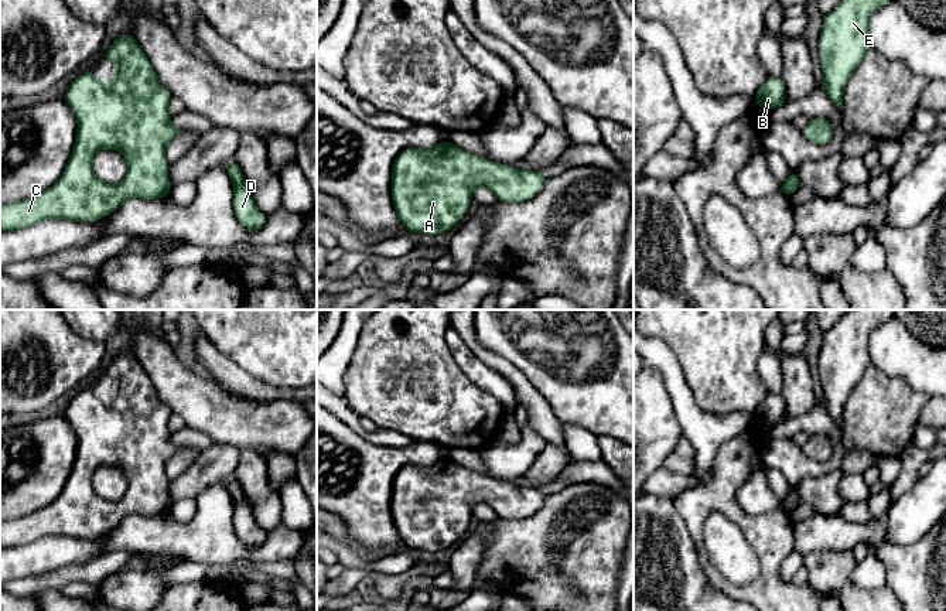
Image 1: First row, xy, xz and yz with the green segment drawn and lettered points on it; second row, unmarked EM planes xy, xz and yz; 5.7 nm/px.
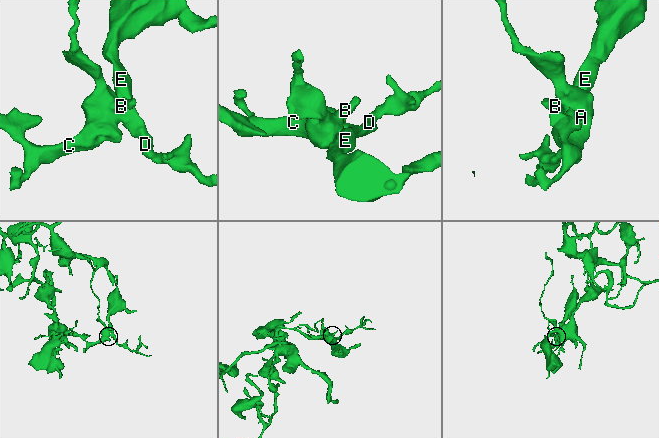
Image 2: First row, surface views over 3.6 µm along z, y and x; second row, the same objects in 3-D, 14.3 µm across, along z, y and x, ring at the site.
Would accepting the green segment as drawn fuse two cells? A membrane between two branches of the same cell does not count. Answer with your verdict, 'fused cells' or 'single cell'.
single cell

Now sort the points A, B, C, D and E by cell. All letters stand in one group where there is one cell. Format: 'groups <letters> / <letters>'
groups A B C D E

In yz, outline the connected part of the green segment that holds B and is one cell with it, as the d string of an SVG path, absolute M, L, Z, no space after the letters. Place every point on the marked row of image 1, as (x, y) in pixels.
M766 78L762 86L755 93L755 103L762 110L772 110L785 105L786 88L782 78Z

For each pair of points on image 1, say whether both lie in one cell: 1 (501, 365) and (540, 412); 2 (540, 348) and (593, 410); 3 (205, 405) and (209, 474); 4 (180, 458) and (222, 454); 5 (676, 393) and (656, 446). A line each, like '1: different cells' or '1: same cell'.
1: same cell
2: same cell
3: different cells
4: different cells
5: different cells

